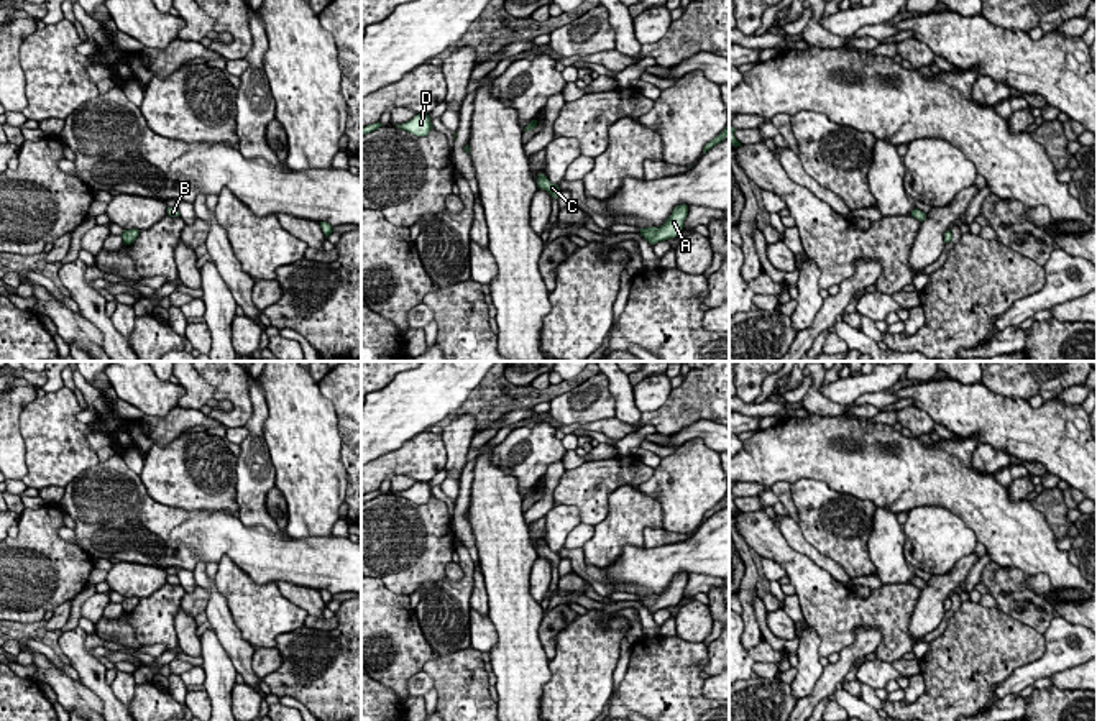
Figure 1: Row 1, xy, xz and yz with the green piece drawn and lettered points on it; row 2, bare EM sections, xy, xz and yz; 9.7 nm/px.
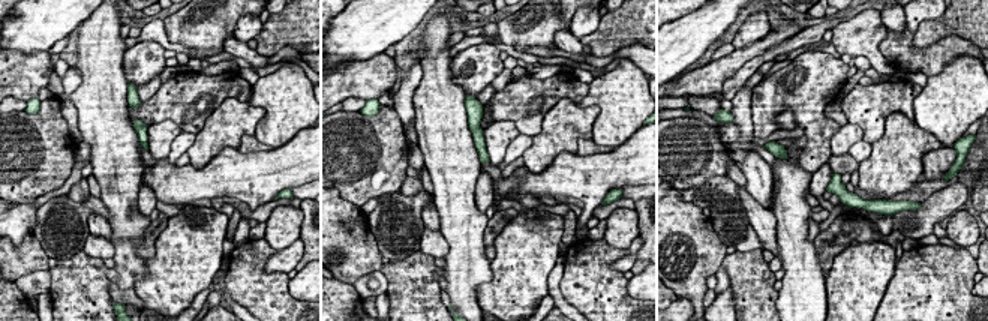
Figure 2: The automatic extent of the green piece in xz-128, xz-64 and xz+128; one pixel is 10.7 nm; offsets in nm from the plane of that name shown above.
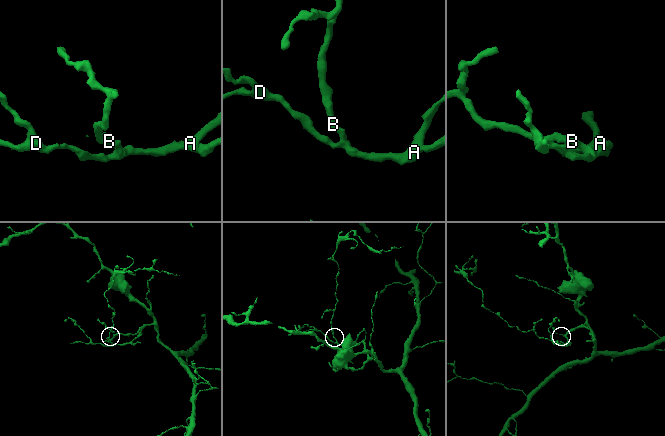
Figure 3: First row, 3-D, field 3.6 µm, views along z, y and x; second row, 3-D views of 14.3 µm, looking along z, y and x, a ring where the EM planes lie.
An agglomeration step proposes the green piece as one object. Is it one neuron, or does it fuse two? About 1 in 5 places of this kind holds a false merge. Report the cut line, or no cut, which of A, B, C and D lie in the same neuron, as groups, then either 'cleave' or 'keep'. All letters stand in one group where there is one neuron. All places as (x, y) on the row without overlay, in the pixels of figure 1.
no cut | A B C D | keep

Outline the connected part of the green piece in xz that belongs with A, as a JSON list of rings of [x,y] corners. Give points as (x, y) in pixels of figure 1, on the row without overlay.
[[[685,572],[677,573],[662,595],[639,596],[639,599],[650,613],[675,606],[683,598],[683,590],[686,583],[688,583],[688,573]]]

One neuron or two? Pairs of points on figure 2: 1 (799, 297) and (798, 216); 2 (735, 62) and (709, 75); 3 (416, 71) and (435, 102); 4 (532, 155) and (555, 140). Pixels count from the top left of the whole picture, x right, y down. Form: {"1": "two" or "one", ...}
{"1": "one", "2": "one", "3": "two", "4": "one"}

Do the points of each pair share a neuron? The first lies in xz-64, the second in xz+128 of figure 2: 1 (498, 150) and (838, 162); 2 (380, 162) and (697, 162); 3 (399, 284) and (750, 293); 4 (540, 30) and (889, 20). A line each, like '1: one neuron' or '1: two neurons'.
1: two neurons
2: one neuron
3: one neuron
4: two neurons

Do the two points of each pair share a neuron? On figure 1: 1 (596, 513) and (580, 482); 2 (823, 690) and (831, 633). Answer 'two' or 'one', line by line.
1: one
2: two

